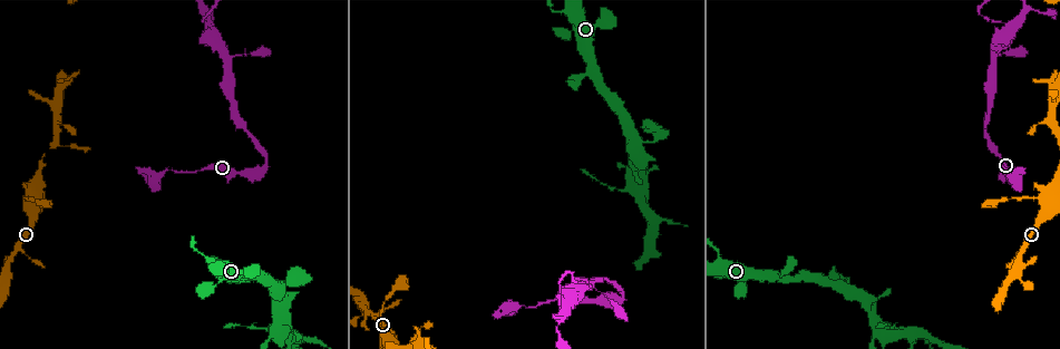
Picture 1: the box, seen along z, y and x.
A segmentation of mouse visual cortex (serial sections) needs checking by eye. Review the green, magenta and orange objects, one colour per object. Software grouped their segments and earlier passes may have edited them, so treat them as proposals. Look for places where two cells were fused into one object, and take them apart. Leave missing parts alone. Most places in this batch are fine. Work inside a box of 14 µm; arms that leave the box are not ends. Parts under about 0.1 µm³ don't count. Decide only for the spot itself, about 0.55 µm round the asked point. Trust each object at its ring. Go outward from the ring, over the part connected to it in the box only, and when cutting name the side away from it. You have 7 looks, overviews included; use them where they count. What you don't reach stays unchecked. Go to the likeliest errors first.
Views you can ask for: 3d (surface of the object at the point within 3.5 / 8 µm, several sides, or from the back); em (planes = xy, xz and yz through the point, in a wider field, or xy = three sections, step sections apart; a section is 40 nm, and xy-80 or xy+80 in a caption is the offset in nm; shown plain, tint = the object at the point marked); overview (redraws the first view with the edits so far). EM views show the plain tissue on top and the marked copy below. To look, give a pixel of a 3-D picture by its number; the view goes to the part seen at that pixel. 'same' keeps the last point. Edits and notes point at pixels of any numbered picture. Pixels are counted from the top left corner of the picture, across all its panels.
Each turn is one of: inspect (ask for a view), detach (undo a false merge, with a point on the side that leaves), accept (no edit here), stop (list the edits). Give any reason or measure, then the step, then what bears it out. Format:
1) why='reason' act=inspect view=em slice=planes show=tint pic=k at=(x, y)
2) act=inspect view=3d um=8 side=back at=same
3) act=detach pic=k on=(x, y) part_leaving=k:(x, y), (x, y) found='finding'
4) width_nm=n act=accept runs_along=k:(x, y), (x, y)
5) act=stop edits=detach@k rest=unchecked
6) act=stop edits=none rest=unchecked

why='side arm on a straight run' act=inspect view=3d um=3.5 side=back pic=1 at=(31, 215)

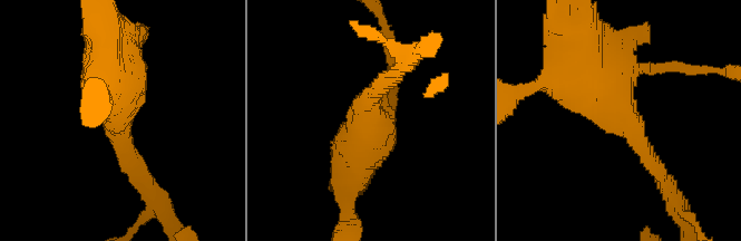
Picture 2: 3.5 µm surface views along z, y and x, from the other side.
why='need the tissue' act=inspect view=em slice=xy step=2 show=tint pic=2 at=(615, 109)

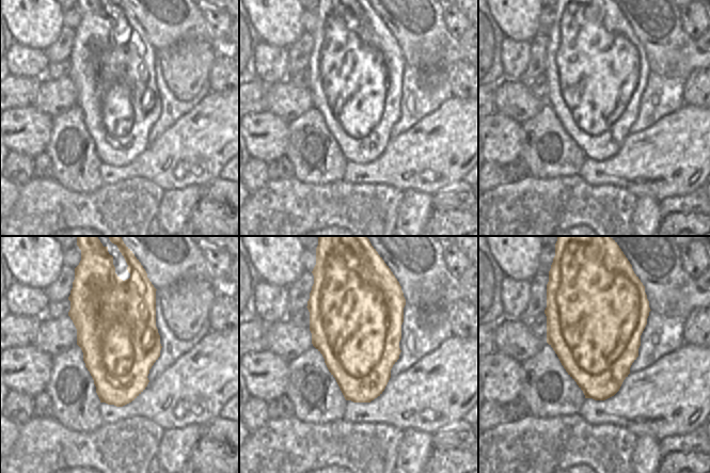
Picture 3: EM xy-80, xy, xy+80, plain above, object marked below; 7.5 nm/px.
act=accept runs_along=2:(646, 152), (581, 66), (572, 28) found='continuous, no second cell'

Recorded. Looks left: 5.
why='thin neck' act=inspect view=3d um=3.5 pic=1 at=(163, 171)

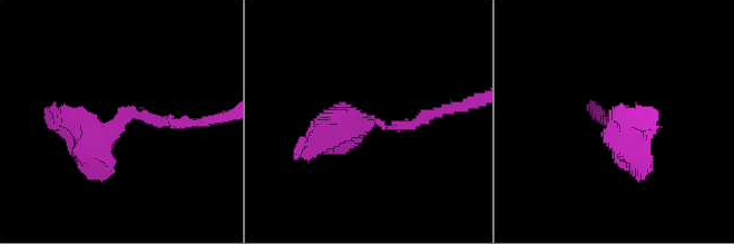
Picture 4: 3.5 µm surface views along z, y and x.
act=inspect view=em slice=xy step=3 show=tint pic=4 at=(380, 121)

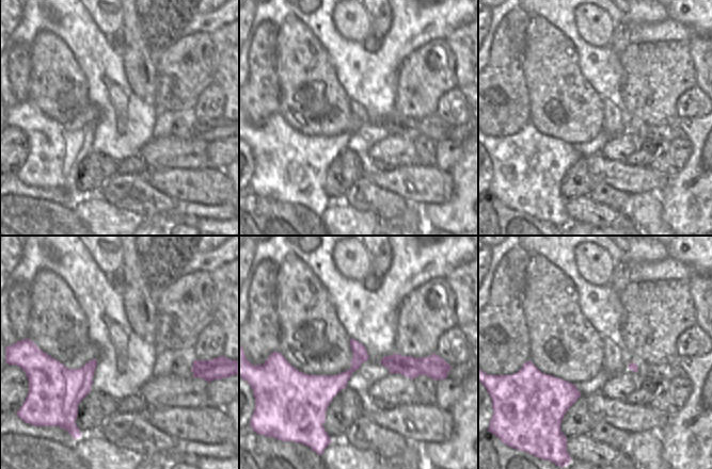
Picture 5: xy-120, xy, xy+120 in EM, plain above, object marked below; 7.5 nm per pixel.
act=accept runs_along=4:(452, 108), (411, 125), (343, 125), (319, 148) found='all the same cell'

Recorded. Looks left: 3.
act=inspect view=3d um=3.5 pic=1 at=(266, 160)

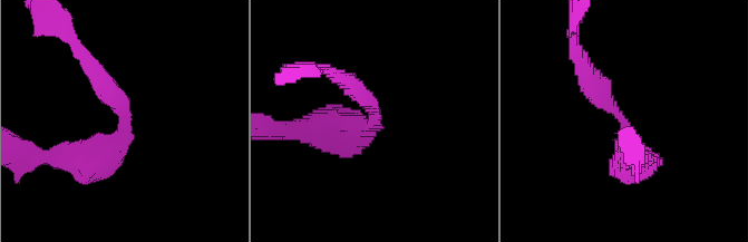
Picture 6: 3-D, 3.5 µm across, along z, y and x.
arm_widths_nm=250,450 why='shape alone is not enough' act=inspect view=em slice=xy step=2 show=tint pic=6 at=(372, 114)

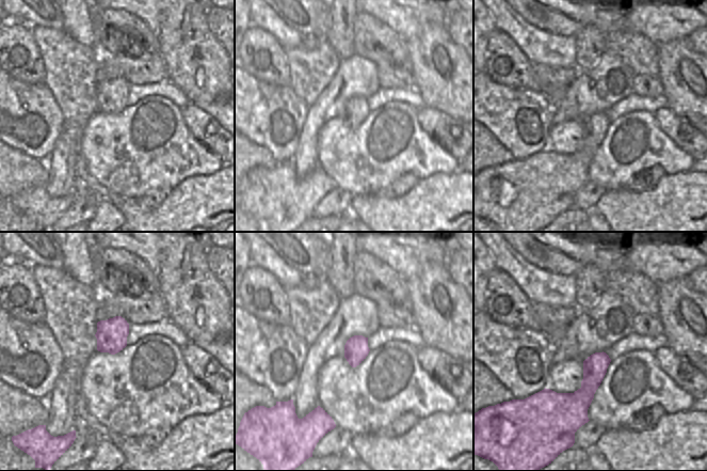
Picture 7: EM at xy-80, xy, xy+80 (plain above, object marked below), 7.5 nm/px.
act=accept runs_along=7:(606, 358), (575, 399), (541, 397) found='continuous, no second cell'

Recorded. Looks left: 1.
act=stop edits=none rest=unchecked

